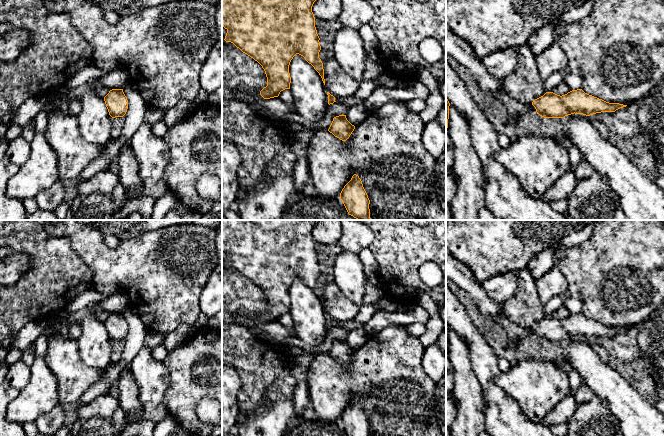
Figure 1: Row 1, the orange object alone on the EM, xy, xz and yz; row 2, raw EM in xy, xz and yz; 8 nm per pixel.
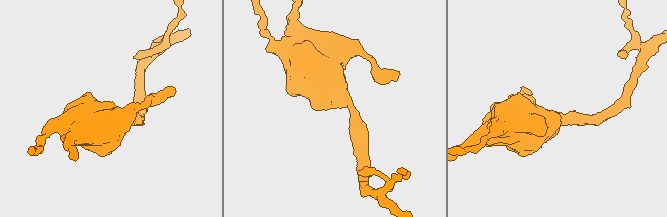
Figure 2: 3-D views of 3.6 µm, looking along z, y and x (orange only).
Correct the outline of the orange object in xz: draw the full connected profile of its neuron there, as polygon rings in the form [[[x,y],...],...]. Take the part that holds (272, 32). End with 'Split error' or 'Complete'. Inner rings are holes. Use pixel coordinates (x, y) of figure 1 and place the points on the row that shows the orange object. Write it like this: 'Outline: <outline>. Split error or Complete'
Outline: [[[222,0],[222,27],[224,27],[227,30],[225,41],[233,43],[237,48],[239,48],[243,53],[247,54],[251,58],[253,58],[255,61],[257,61],[262,68],[265,71],[266,77],[267,77],[267,86],[264,87],[260,91],[260,95],[264,99],[270,99],[274,97],[278,97],[280,92],[285,89],[290,89],[290,83],[291,83],[291,77],[289,73],[289,65],[291,60],[296,54],[299,54],[305,58],[305,60],[311,64],[314,69],[319,73],[319,75],[322,78],[322,81],[325,85],[325,79],[324,79],[324,69],[323,69],[323,63],[321,59],[319,58],[319,52],[321,50],[320,46],[320,38],[317,34],[317,30],[315,27],[315,17],[312,12],[312,6],[316,0]]]. Complete

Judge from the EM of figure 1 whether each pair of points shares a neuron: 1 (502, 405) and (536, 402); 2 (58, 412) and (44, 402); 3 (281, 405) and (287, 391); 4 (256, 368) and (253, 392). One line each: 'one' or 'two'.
1: two
2: two
3: two
4: one

